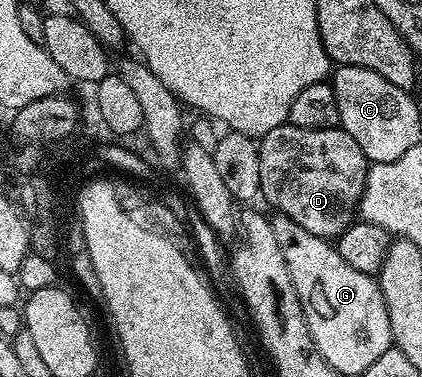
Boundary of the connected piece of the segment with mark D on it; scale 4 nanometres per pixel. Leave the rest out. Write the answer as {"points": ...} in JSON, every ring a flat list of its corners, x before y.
{"points":[[288,122,275,126,260,137,260,195,280,215,291,218,303,230,316,236,336,238,354,223,365,189,370,161,365,159,359,142,341,127,307,130]]}

